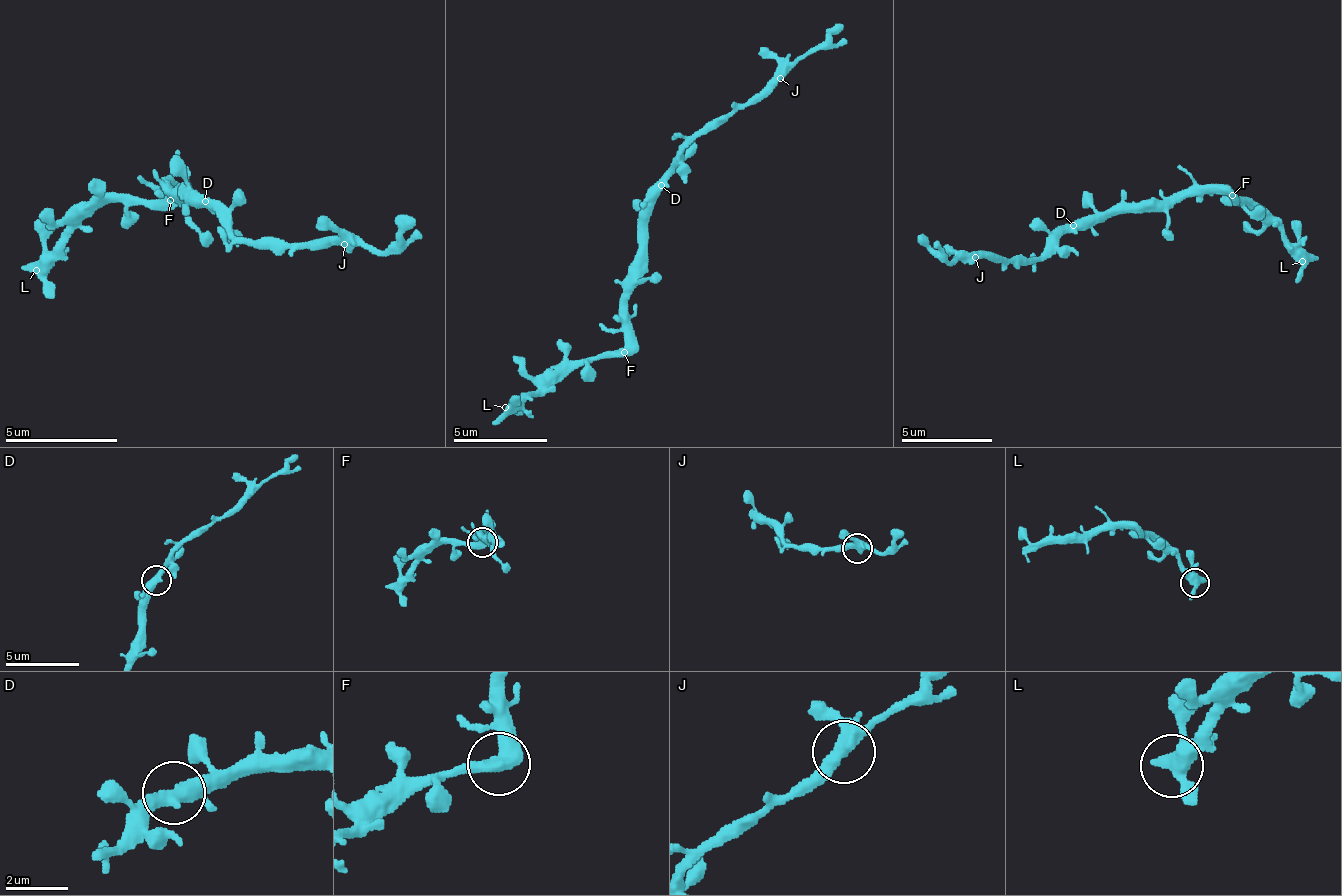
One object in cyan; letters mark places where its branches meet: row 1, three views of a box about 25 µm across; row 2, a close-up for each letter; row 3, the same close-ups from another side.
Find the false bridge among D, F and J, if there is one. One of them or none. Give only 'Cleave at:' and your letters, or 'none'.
Cleave at: F

